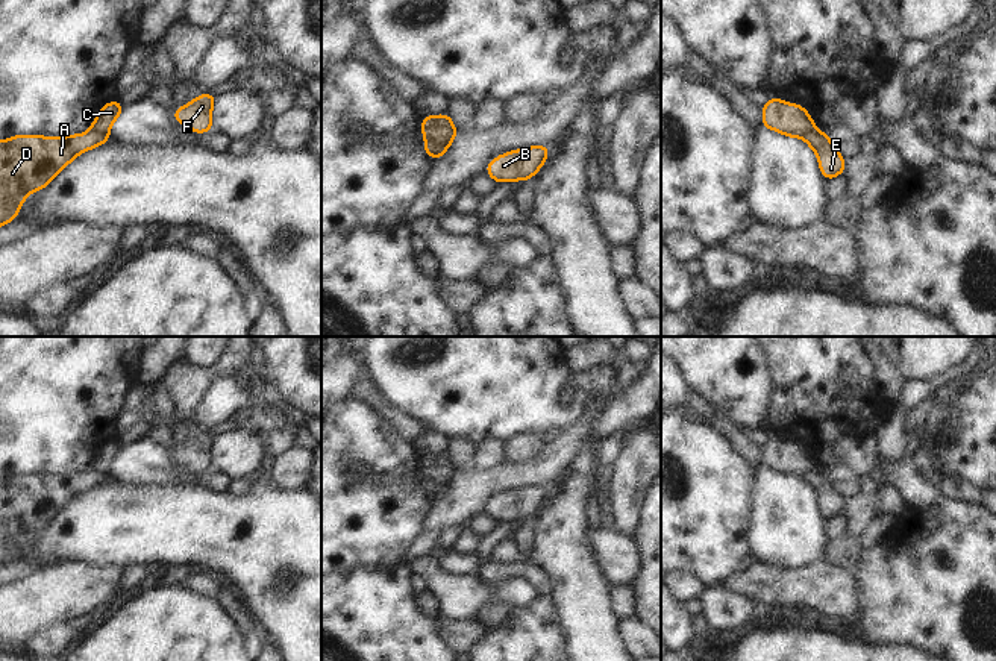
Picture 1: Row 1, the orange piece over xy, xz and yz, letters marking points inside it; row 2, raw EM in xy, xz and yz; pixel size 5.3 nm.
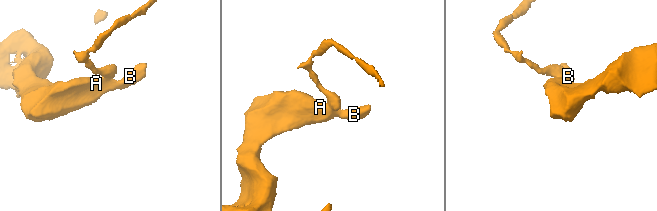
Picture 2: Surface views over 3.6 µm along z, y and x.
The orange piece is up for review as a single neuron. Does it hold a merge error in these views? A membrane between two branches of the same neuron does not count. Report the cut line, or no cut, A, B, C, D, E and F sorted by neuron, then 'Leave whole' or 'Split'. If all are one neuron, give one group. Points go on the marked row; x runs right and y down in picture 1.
Split along xy (90, 129), (108, 135). Groups: A B D E F / C. Split.

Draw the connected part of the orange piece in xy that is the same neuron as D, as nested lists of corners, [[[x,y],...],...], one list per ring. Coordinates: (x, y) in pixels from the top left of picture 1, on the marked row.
[[[88,130],[64,138],[17,135],[0,141],[0,226],[21,214],[18,208],[27,194],[47,186],[82,152],[109,139],[109,135]]]

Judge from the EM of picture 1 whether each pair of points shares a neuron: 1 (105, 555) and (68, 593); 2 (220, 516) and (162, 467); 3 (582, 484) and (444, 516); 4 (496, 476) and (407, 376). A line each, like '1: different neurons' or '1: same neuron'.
1: different neurons
2: different neurons
3: different neurons
4: different neurons

